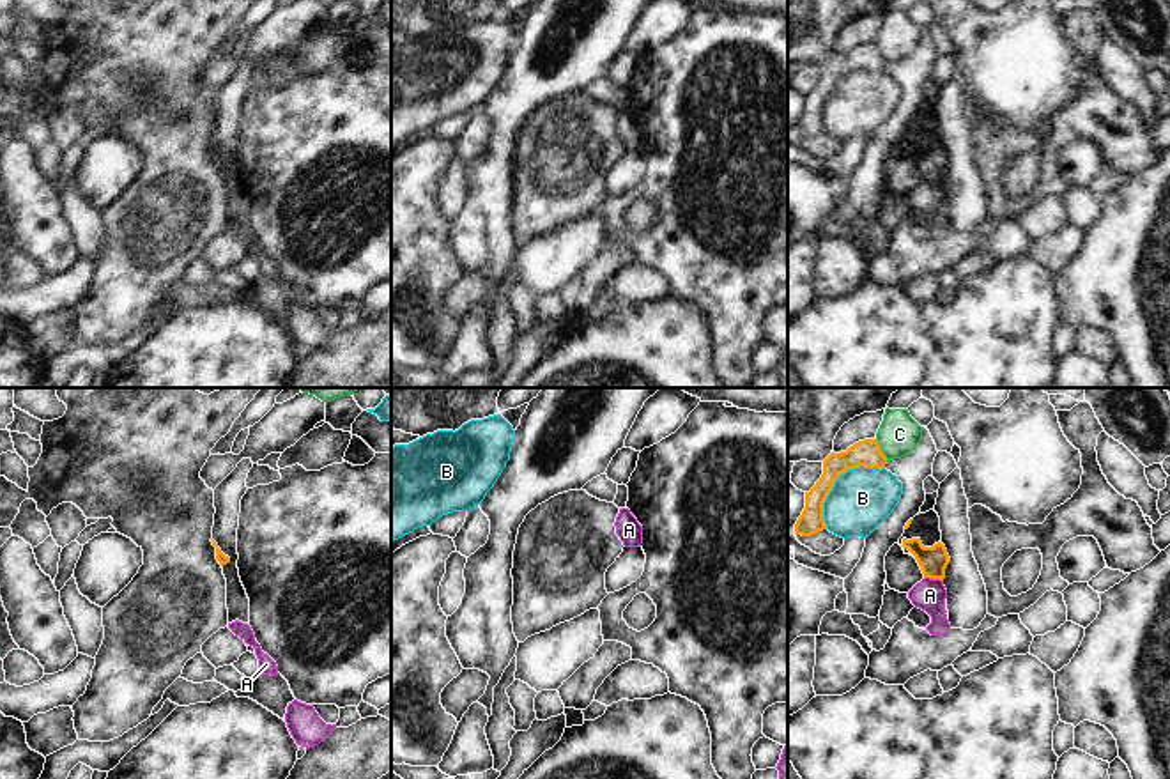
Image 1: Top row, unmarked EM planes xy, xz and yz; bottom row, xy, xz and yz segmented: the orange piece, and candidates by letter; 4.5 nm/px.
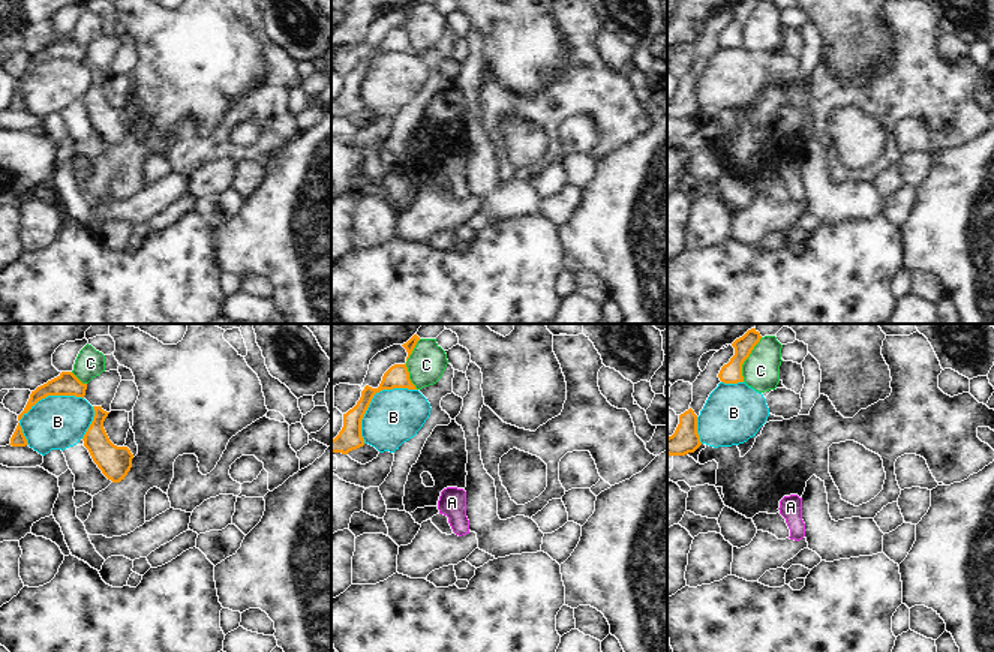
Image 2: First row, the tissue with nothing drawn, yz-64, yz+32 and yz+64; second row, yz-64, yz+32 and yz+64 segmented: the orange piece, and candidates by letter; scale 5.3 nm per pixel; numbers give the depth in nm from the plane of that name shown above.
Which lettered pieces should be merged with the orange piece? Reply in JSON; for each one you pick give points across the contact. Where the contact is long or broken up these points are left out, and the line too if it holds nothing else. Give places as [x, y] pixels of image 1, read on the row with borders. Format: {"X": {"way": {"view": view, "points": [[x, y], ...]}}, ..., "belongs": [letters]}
{"belongs": []}

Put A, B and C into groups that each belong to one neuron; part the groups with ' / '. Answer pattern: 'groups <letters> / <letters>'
groups A / B / C

